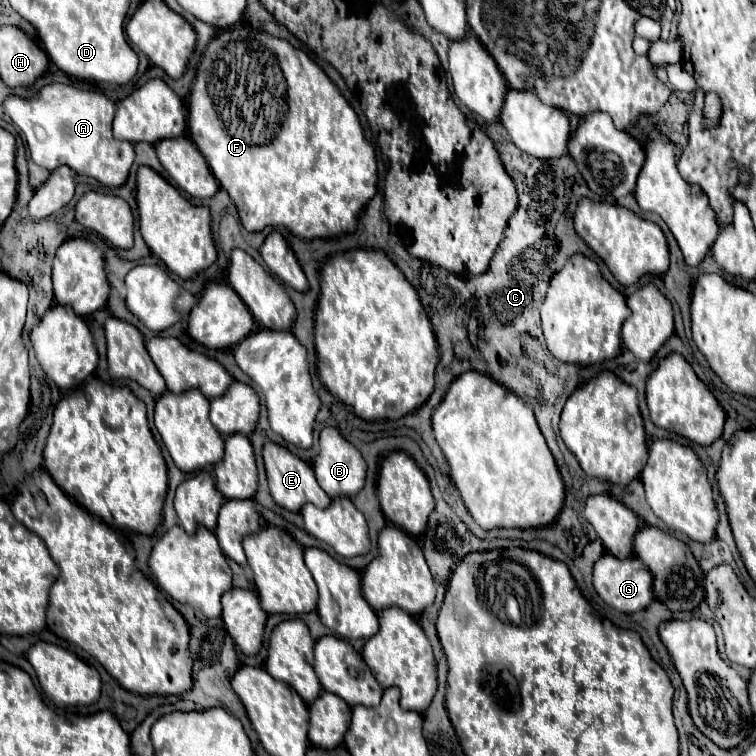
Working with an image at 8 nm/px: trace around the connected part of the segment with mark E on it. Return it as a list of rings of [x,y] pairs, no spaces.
[[[266,442],[264,450],[262,450],[262,460],[264,460],[264,468],[266,468],[266,478],[268,478],[270,494],[272,494],[274,502],[278,506],[284,506],[284,508],[288,508],[292,512],[298,512],[306,502],[312,502],[318,508],[326,508],[330,504],[328,494],[316,482],[314,470],[304,460],[300,460],[298,456],[294,456],[286,448],[282,448],[280,444]]]

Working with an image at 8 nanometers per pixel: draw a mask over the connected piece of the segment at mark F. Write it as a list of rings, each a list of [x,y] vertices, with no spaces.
[[[236,24],[228,30],[224,30],[224,42],[218,36],[214,36],[210,40],[210,44],[206,46],[206,52],[200,60],[196,78],[192,82],[190,104],[188,104],[188,128],[190,128],[192,142],[196,144],[196,148],[206,158],[206,162],[208,162],[212,174],[216,176],[220,188],[224,188],[230,194],[230,198],[234,200],[234,204],[240,212],[242,226],[248,232],[258,232],[258,230],[264,230],[266,226],[284,226],[292,234],[296,234],[300,238],[306,238],[306,240],[336,236],[340,232],[354,232],[358,214],[362,212],[362,208],[368,204],[368,200],[376,192],[376,180],[378,180],[376,154],[374,154],[372,146],[364,140],[364,132],[362,132],[362,126],[358,122],[358,116],[350,108],[350,104],[344,100],[340,90],[330,82],[330,78],[324,74],[324,70],[314,60],[310,60],[302,50],[294,48],[286,40],[274,38],[266,32],[252,30],[250,26],[244,28],[244,24]]]

